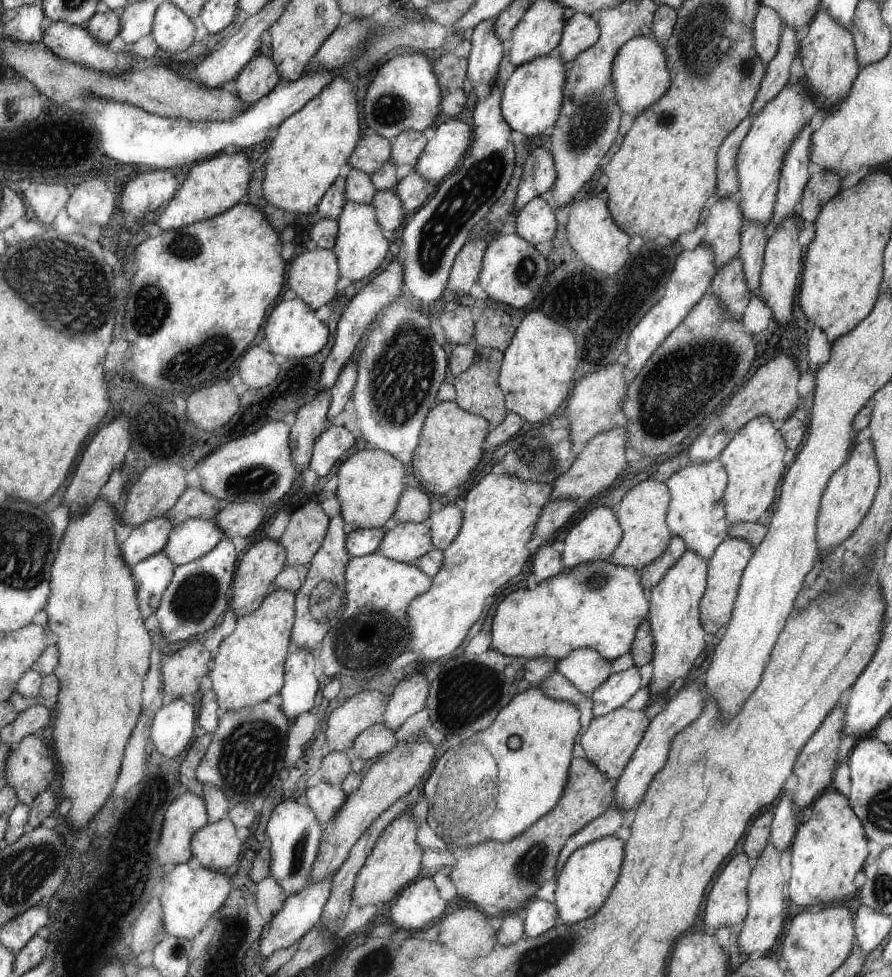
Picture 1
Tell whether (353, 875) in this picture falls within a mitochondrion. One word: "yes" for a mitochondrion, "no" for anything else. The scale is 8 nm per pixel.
no

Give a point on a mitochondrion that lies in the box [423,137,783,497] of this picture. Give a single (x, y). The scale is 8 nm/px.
(660, 407)

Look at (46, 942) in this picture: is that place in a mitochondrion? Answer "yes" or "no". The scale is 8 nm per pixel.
no

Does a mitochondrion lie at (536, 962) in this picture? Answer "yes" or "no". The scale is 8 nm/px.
yes

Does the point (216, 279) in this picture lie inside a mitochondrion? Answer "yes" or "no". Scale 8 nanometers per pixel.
no

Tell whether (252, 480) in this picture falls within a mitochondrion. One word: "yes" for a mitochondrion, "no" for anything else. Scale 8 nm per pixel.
yes

